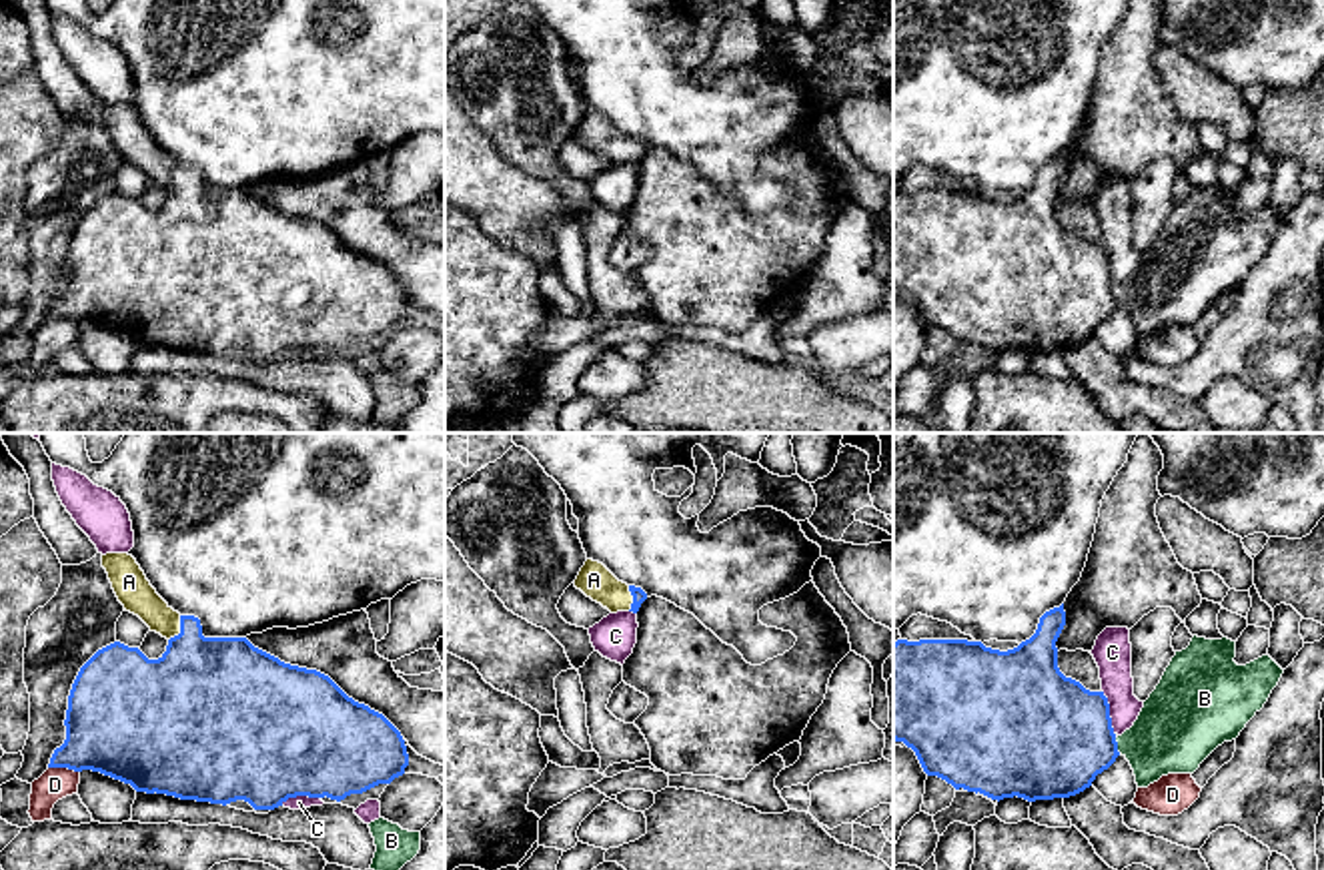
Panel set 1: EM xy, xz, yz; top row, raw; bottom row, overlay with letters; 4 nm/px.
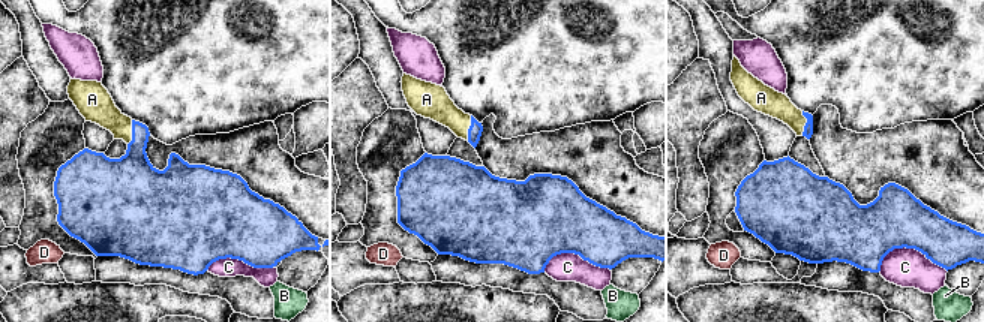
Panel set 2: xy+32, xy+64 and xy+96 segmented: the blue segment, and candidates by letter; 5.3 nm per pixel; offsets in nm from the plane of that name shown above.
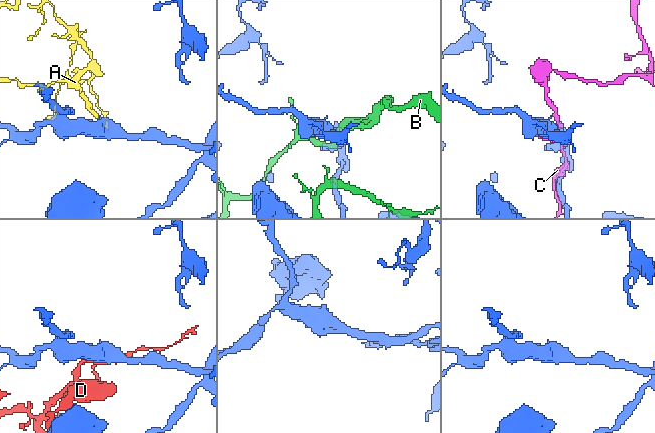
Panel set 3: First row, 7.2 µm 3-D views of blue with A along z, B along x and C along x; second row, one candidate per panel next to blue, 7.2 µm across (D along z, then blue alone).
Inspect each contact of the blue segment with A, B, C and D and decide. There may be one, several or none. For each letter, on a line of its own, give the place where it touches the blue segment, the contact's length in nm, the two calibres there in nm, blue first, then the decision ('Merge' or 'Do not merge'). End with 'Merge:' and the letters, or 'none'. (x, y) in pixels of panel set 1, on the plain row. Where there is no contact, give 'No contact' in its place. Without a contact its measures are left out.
A: Touches blue at xy (181, 181). Shared border 120 nm. Thickness 420 nm (blue) against 140 nm. Merge
B: Touches blue at yz (1116, 297). Shared border 70 nm. Thickness 460 nm (blue) against 320 nm. Do not merge
C: Touches blue at yz (1108, 265). Shared border 200 nm. Thickness 480 nm (blue) against 160 nm. Do not merge
D: Touches blue at xy (65, 317). Shared border 130 nm. Thickness 380 nm (blue) against 130 nm. Do not merge
Merge: A

